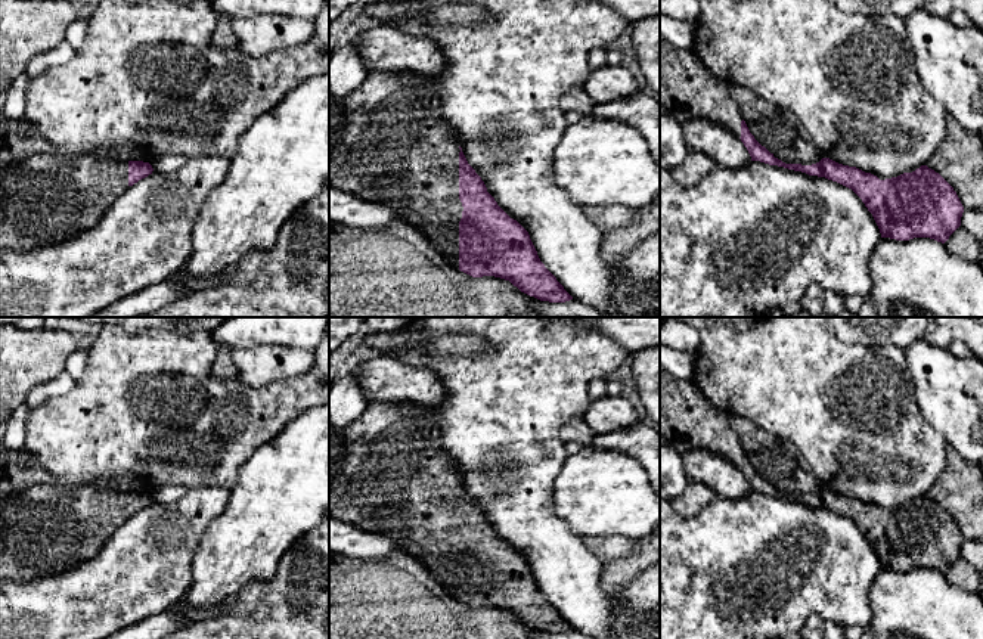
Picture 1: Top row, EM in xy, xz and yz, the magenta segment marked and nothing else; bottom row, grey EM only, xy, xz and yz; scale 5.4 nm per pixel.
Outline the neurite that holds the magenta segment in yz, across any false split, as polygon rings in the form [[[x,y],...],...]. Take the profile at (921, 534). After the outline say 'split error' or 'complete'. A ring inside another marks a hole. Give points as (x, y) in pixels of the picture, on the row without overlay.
[[[661,367],[660,435],[680,455],[703,449],[728,459],[744,474],[751,491],[825,508],[852,519],[872,545],[881,568],[930,568],[945,574],[961,556],[964,537],[956,522],[927,496],[880,511],[829,488],[812,496],[785,494],[775,488],[750,463],[738,434],[729,425],[729,413],[707,403],[692,379],[676,379]]] | split error

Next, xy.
[[[52,483],[21,490],[0,505],[0,581],[24,581],[62,573],[96,556],[130,517],[152,505],[143,491],[105,491]]] | split error

